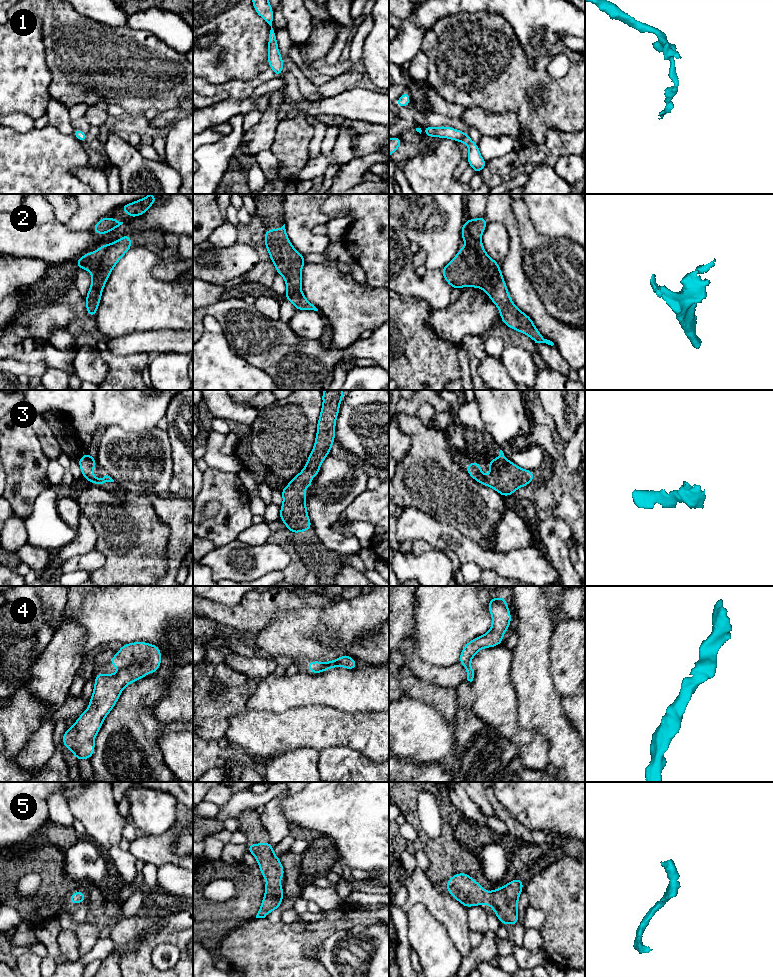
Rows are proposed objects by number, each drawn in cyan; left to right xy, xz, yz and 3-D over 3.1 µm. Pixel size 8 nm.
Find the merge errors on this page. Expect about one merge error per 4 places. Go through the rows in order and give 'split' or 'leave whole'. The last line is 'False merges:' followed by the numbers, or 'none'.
1: leave whole
2: leave whole
3: leave whole
4: leave whole
5: leave whole
False merges: none

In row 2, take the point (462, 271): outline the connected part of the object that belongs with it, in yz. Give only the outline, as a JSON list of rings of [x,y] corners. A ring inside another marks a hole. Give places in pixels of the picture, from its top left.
[[[485,217],[477,219],[468,219],[463,223],[461,229],[462,240],[466,243],[465,248],[459,248],[458,254],[441,270],[446,282],[452,287],[462,289],[464,286],[473,288],[482,288],[488,294],[491,301],[499,309],[503,324],[509,328],[519,331],[529,336],[535,343],[546,343],[553,346],[554,343],[545,339],[535,327],[532,319],[517,308],[510,298],[505,280],[502,275],[502,270],[499,269],[499,262],[496,262],[486,253],[482,244],[482,234],[486,228],[487,220]]]

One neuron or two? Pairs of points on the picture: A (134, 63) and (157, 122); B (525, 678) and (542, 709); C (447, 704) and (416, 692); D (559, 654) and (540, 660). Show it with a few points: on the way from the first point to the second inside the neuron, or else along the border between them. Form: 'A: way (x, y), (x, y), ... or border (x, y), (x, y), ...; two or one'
A: border (182, 111), (179, 109), (167, 109), (159, 112); two
B: way (533, 686), (538, 701); one
C: way (439, 698), (424, 692); one
D: border (551, 634), (549, 642), (549, 671), (553, 680); two

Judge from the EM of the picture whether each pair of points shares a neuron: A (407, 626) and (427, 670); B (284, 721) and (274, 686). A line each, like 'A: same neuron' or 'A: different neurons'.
A: same neuron
B: different neurons

